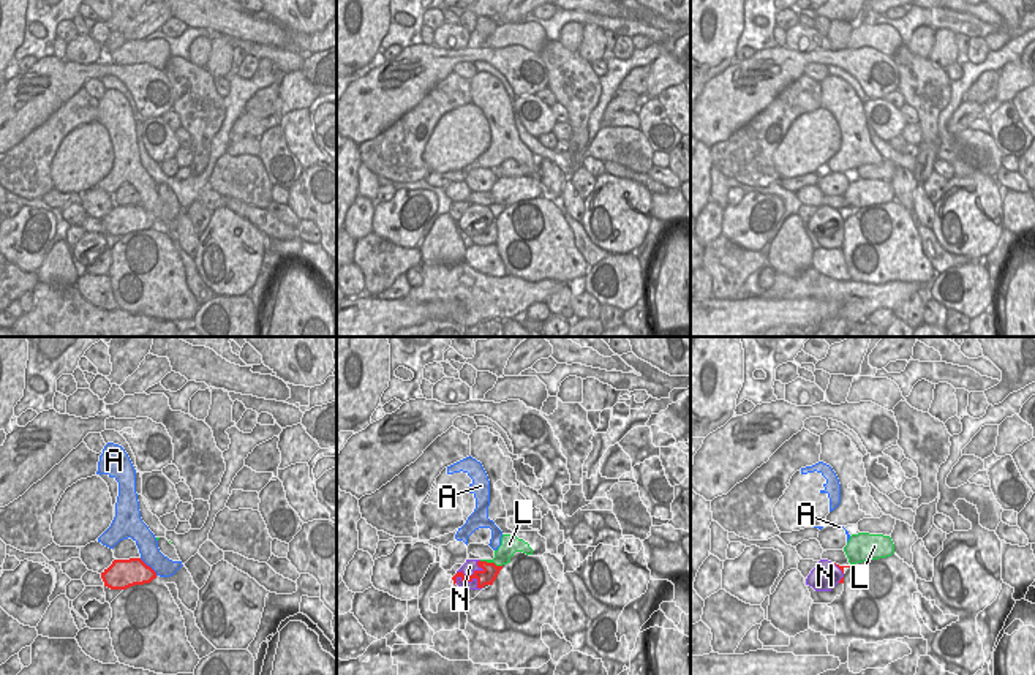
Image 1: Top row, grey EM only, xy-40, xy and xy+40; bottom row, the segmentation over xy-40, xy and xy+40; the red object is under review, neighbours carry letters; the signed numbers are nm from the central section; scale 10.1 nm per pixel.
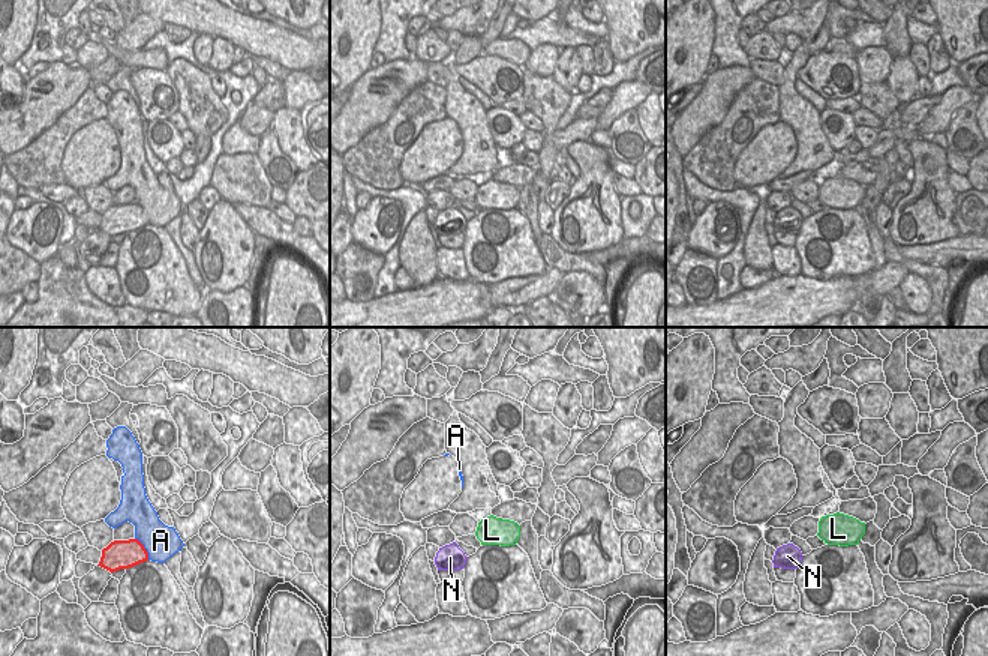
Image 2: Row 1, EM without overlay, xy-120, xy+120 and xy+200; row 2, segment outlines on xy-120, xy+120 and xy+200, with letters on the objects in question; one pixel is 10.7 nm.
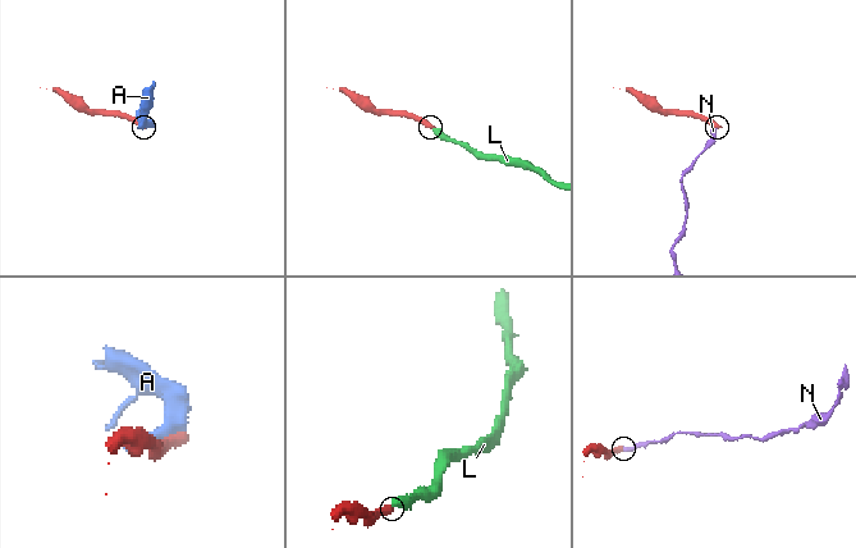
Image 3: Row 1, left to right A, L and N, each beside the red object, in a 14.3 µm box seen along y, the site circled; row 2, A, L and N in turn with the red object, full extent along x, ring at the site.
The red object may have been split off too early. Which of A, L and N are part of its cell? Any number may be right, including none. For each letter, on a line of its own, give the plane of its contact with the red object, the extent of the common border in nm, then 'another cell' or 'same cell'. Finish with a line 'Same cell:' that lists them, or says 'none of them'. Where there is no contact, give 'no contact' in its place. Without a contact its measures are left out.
A: xy-40 | 260 nm | another cell
L: xy | 240 nm | same cell
N: xy | 340 nm | another cell
Same cell: L

